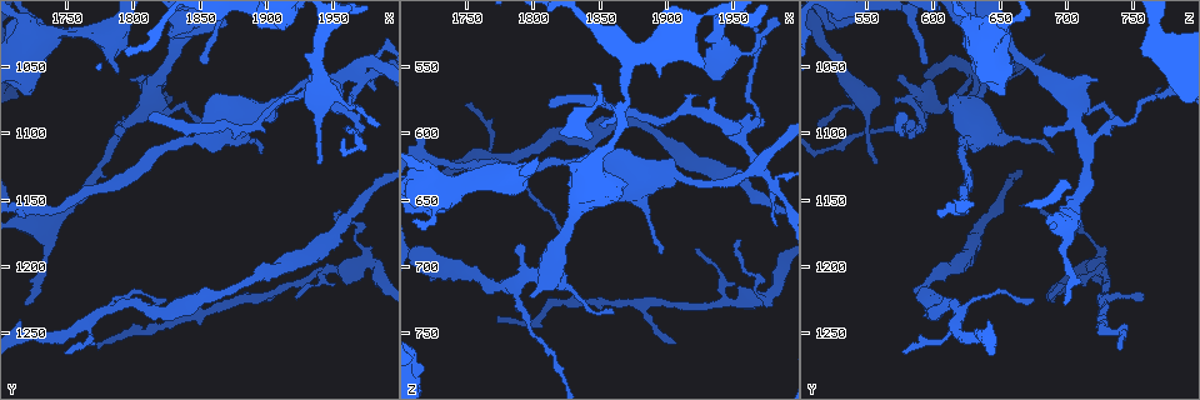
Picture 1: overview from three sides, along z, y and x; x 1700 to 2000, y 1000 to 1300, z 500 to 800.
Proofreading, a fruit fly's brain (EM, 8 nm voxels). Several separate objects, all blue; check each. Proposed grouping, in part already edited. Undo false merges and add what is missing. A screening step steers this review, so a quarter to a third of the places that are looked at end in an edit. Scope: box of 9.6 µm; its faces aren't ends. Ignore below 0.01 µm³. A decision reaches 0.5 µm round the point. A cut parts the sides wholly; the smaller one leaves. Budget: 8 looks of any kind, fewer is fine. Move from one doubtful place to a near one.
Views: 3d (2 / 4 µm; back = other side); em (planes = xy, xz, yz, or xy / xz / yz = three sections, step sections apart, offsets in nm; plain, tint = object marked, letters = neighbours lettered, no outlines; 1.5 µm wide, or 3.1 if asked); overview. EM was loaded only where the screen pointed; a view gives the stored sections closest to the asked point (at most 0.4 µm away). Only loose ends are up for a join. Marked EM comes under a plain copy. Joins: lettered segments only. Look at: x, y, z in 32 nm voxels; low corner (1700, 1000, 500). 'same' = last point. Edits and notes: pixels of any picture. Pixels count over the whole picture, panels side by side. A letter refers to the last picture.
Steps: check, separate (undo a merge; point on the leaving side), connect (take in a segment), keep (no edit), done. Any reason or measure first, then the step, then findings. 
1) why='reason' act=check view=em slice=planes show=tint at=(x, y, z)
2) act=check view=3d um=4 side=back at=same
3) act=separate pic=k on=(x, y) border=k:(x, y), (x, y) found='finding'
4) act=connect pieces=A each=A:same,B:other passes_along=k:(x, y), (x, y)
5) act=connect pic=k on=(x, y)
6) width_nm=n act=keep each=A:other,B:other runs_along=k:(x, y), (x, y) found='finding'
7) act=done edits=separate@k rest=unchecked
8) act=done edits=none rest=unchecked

act=check view=3d um=4 side=back at=(1880, 1104, 652)

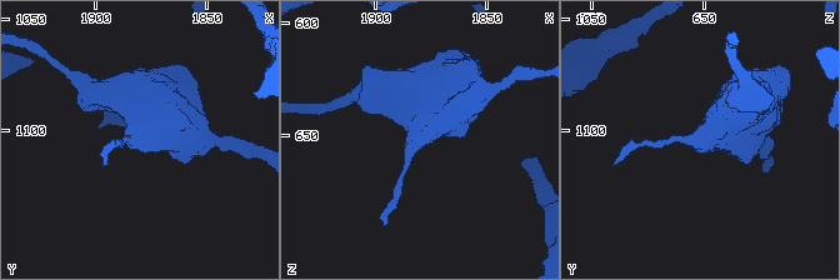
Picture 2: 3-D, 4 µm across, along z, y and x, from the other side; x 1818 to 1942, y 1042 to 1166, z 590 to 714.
act=check view=em slice=xz step=8 show=tint at=(1881, 1105, 652)

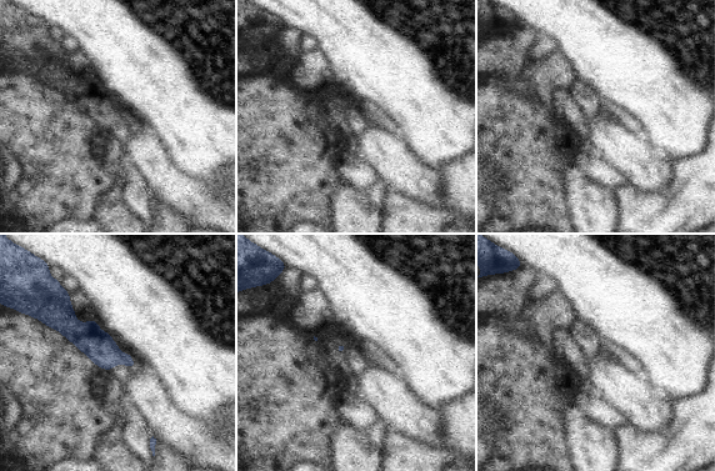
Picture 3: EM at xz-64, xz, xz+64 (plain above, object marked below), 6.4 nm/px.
act=check view=em slice=planes show=letters at=same

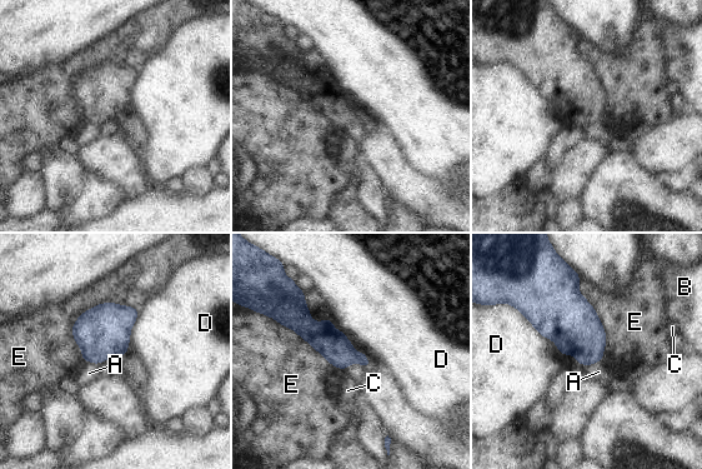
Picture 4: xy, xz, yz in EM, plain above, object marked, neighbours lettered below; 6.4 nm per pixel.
act=keep each=A:other,B:other,C:other,D:other,E:other found='continuous, no second cell'

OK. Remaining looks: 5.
why='end of a long branch' act=check view=3d um=4 side=back at=(1812, 1088, 580)

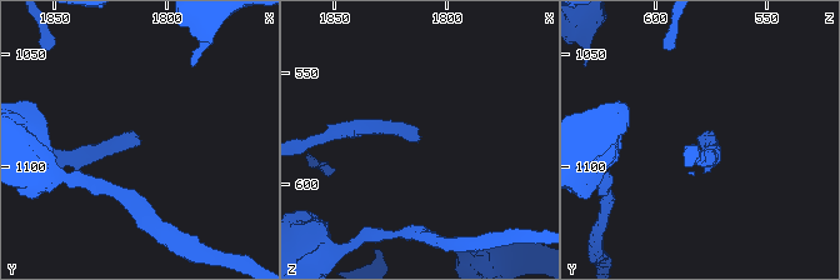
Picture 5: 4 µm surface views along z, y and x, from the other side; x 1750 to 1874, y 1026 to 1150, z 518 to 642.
act=check view=em slice=planes show=letters at=(1813, 1090, 580)

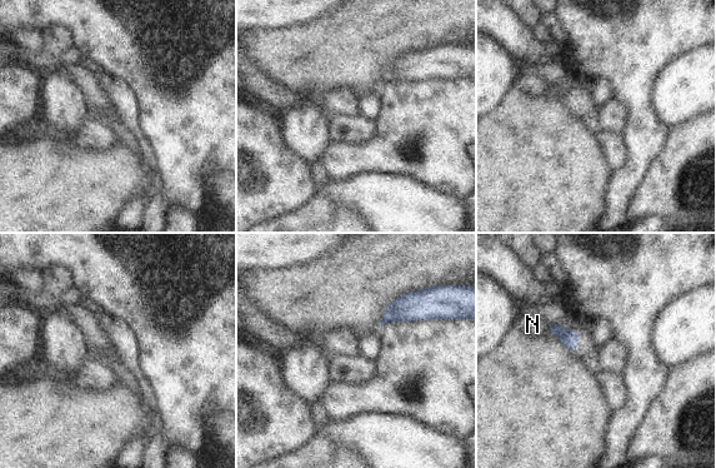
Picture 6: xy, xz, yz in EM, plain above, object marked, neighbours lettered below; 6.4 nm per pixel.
act=keep each=N:other border=6:(547, 325), (549, 332) found='none of them fits'

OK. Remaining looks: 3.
why='free end' act=check view=3d um=2 side=back at=(1922, 1224, 688)

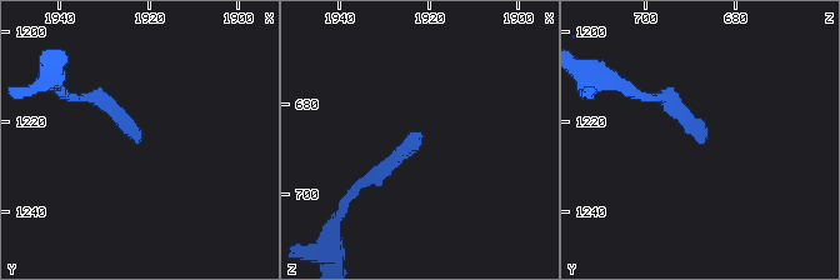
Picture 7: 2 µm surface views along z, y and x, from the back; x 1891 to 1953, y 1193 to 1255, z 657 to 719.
act=check view=em slice=xy step=8 show=letters at=(1922, 1222, 687)

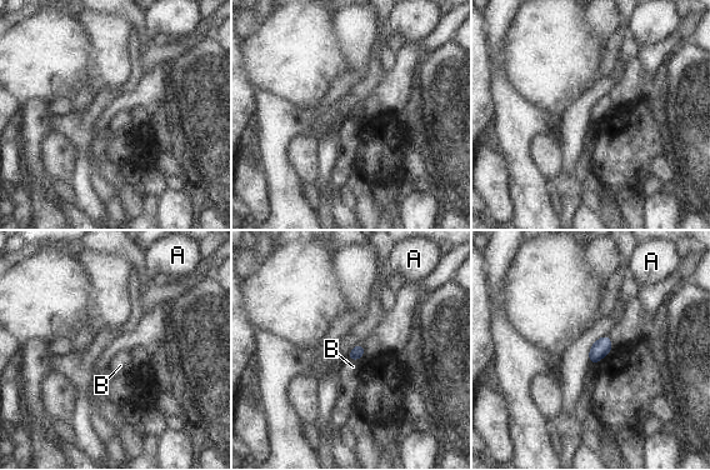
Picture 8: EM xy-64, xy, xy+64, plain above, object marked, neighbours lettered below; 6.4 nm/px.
width_nm=80 longest_contact=B:90nm act=keep each=A:other,B:other found='no lettered segment goes on from it'

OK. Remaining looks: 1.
act=done edits=none rest=unchecked

